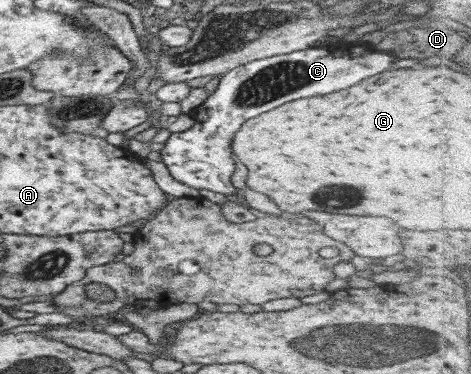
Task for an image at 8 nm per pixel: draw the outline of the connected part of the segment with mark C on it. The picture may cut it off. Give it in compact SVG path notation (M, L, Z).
M353 43L349 48L310 47L236 66L221 75L213 93L191 111L194 125L188 130L168 136L163 148L158 150L160 161L165 164L174 180L190 188L205 188L226 197L238 197L238 190L230 184L236 168L231 142L242 122L296 98L322 96L328 92L344 90L368 76L388 70L396 59L394 55L374 50L374 47Z

